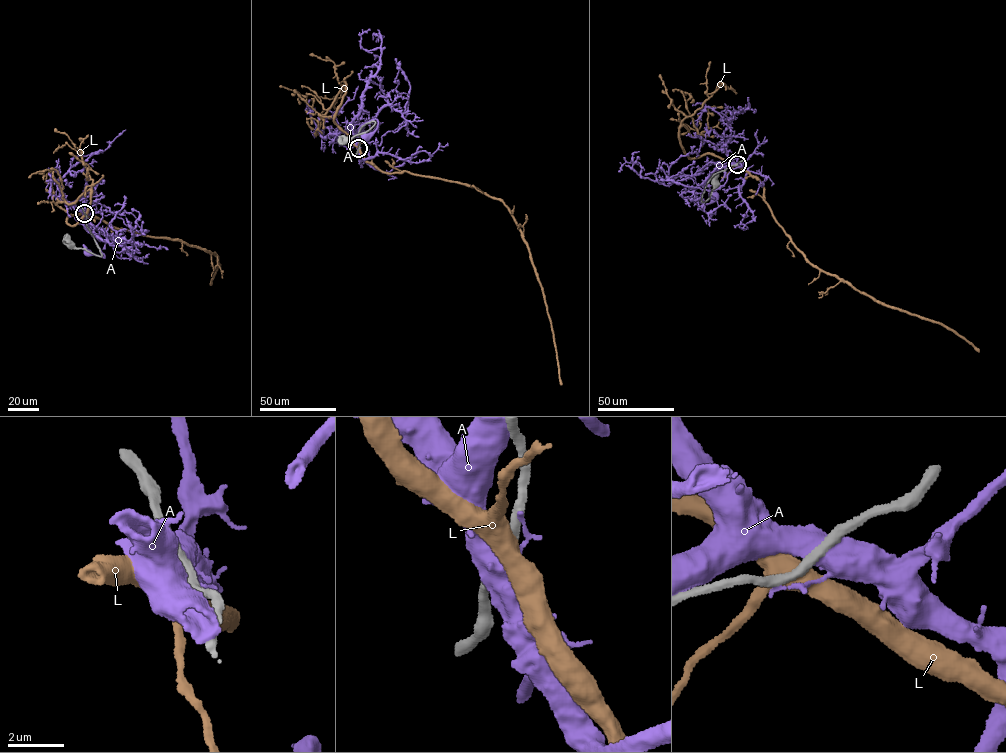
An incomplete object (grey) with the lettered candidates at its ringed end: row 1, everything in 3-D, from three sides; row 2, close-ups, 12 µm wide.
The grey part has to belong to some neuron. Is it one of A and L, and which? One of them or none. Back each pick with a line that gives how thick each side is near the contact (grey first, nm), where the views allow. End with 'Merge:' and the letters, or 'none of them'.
Merge: none of them

